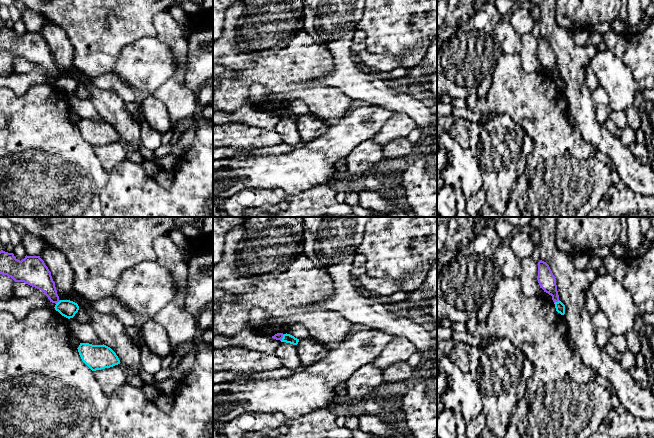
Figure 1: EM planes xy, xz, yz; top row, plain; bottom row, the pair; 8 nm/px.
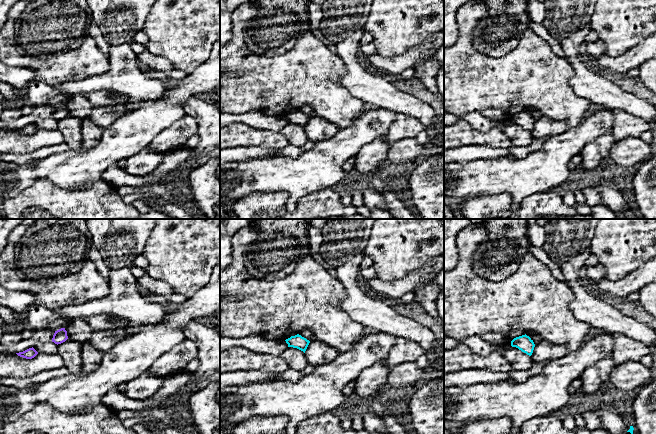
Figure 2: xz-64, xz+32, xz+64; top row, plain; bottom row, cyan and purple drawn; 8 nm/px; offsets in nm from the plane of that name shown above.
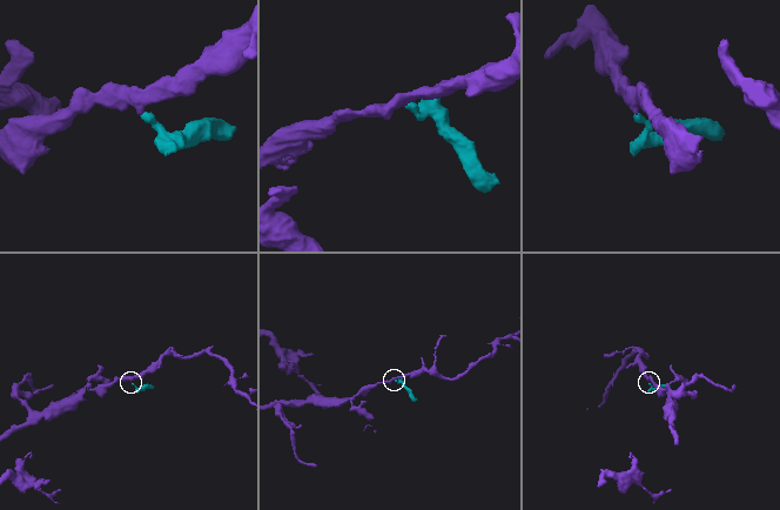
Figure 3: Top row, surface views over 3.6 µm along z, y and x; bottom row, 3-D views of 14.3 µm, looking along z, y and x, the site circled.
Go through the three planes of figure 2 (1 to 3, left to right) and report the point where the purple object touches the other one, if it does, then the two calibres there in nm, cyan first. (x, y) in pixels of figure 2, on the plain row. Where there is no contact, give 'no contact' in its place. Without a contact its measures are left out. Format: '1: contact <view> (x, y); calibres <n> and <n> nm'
1: no contact
2: no contact
3: no contact

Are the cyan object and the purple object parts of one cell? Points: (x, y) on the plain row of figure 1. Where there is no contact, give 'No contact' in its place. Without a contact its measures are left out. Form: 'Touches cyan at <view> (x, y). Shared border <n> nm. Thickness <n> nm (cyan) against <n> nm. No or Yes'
Touches cyan at xz (283, 113). Shared border 70 nm. Thickness 70 nm (cyan) against 60 nm. No

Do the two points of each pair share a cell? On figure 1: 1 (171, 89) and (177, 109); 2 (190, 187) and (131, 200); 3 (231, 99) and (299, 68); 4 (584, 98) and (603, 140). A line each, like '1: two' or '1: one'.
1: one
2: one
3: one
4: one

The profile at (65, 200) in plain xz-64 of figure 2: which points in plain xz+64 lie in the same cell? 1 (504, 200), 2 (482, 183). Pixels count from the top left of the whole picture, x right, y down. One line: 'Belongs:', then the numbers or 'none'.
Belongs: 1

